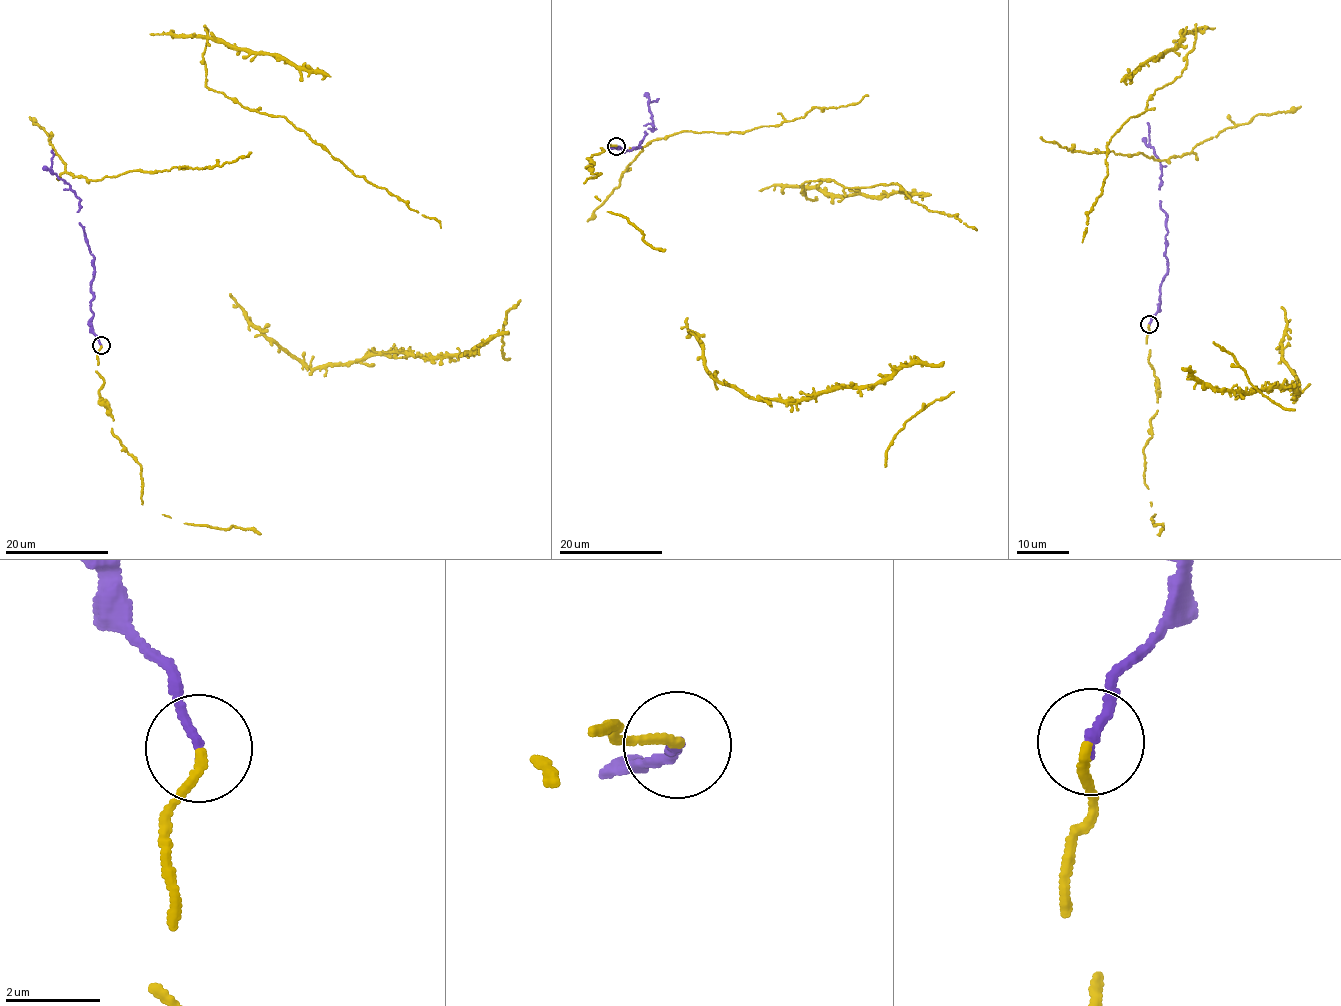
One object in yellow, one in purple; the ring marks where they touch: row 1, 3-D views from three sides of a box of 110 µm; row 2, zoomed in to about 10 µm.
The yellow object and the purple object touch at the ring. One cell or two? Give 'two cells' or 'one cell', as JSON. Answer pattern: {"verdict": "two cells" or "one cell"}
{"verdict": "one cell"}

